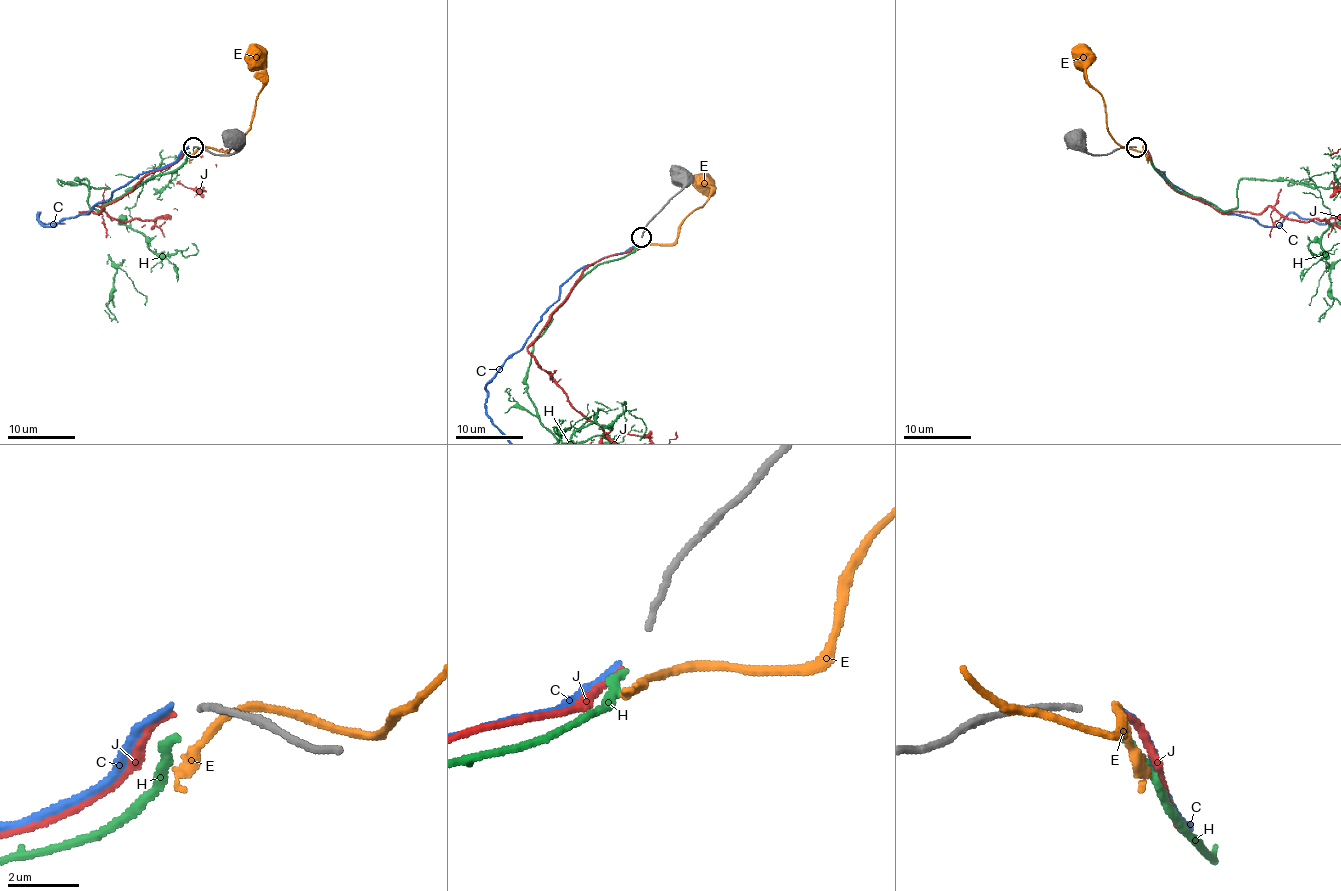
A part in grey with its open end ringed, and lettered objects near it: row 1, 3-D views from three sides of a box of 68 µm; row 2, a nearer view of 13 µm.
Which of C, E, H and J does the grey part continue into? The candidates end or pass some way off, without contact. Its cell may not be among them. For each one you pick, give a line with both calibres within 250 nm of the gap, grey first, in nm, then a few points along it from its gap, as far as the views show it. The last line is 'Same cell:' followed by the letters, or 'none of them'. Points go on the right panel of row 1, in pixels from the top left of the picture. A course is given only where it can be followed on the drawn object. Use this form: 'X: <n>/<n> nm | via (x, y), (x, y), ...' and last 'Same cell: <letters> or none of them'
Same cell: none of them

